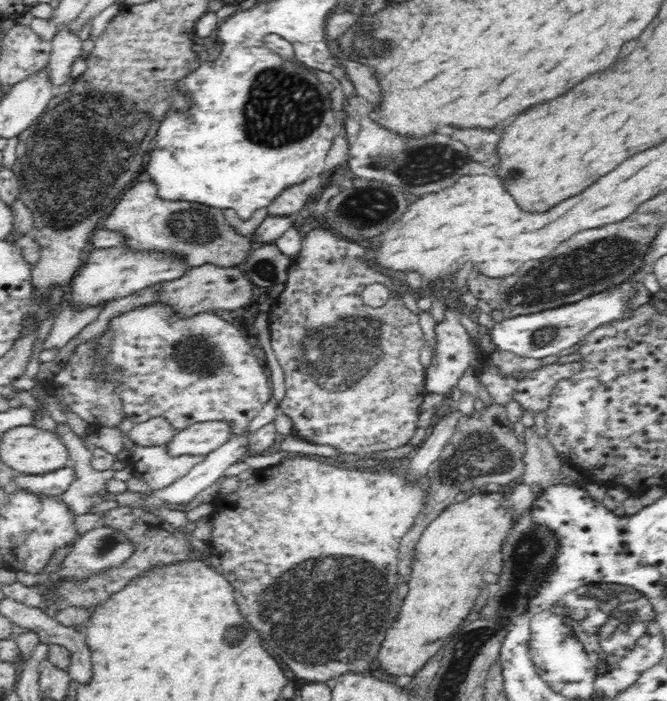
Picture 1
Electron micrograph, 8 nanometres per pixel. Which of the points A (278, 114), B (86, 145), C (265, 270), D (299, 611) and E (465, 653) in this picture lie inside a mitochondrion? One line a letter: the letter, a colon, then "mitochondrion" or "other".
A: mitochondrion
B: mitochondrion
C: mitochondrion
D: mitochondrion
E: mitochondrion

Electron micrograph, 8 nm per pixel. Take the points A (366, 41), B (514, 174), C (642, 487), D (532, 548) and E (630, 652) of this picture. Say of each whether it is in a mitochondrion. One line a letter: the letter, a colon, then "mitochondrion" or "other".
A: mitochondrion
B: other
C: other
D: mitochondrion
E: mitochondrion

